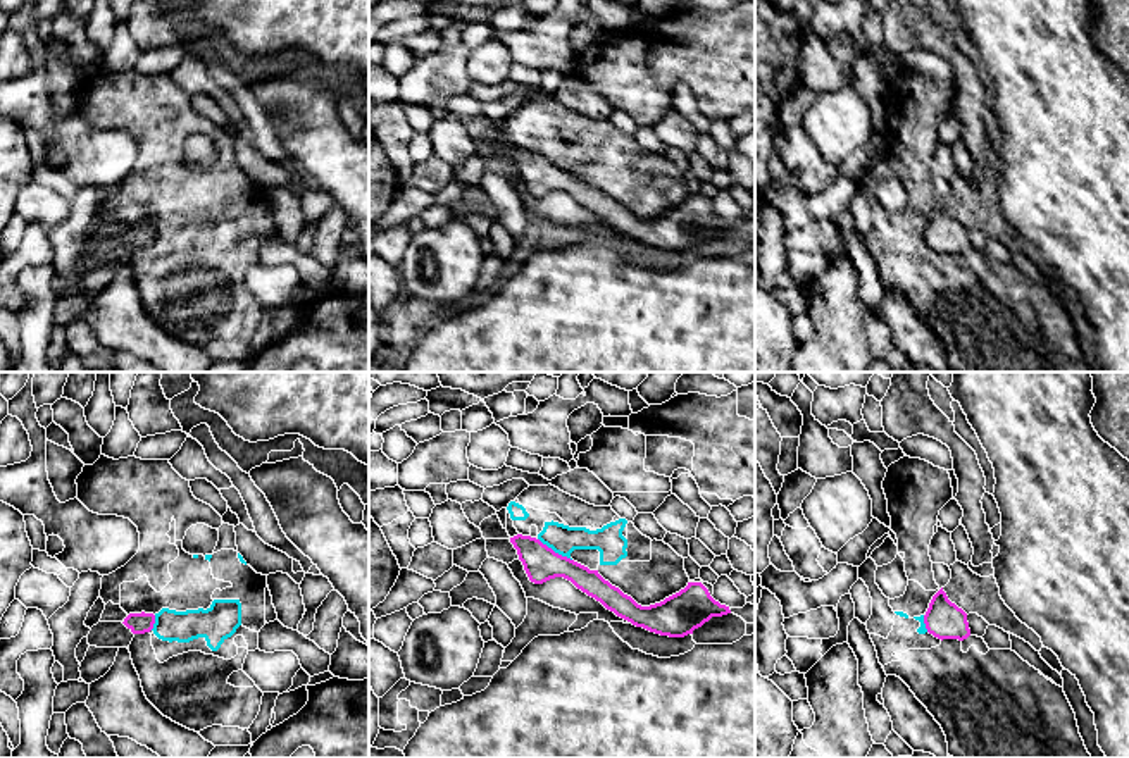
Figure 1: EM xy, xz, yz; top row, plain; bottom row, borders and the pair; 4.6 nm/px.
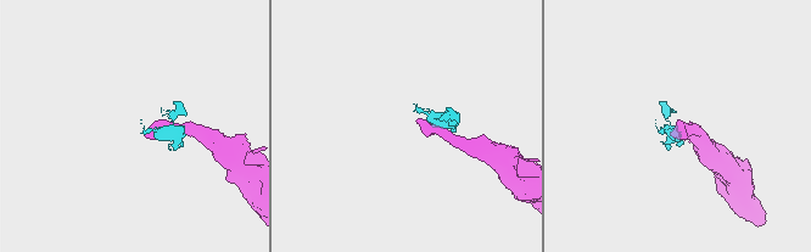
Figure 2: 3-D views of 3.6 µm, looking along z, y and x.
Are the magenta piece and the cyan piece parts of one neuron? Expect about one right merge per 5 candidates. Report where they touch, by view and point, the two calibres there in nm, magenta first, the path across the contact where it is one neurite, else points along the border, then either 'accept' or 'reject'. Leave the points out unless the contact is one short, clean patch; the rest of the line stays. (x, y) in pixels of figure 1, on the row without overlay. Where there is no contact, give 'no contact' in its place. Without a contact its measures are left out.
contact xz (554, 166); calibres 160 and 140 nm; border xz (538, 152), (571, 174); reject

